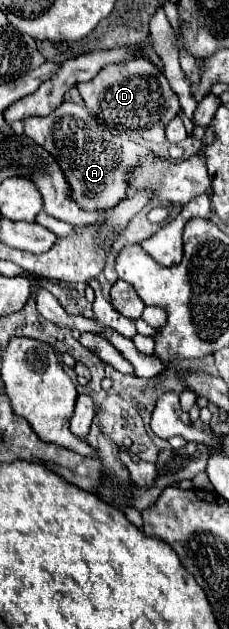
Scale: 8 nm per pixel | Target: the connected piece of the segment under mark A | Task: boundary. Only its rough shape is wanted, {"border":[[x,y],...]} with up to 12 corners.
{"border":[[68,101],[28,117],[84,211],[126,199],[128,173],[154,151],[112,135]]}

